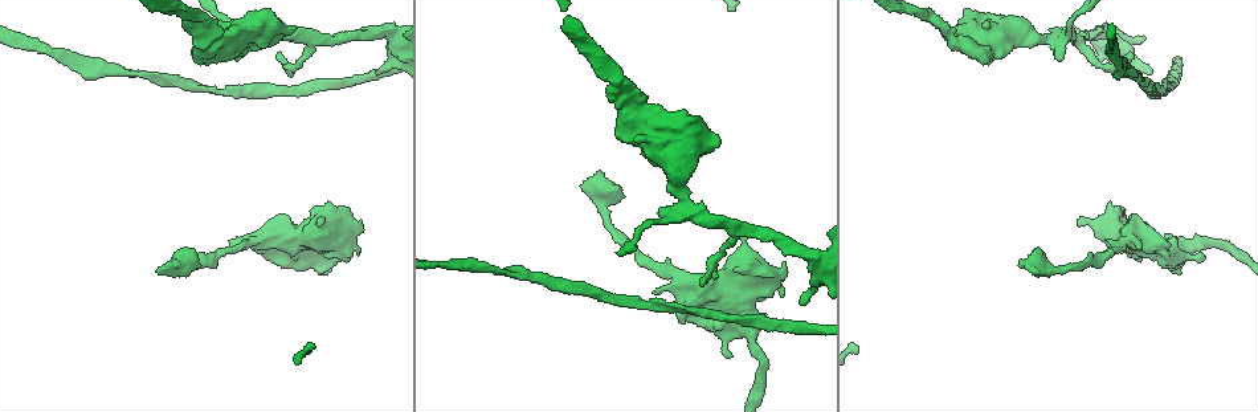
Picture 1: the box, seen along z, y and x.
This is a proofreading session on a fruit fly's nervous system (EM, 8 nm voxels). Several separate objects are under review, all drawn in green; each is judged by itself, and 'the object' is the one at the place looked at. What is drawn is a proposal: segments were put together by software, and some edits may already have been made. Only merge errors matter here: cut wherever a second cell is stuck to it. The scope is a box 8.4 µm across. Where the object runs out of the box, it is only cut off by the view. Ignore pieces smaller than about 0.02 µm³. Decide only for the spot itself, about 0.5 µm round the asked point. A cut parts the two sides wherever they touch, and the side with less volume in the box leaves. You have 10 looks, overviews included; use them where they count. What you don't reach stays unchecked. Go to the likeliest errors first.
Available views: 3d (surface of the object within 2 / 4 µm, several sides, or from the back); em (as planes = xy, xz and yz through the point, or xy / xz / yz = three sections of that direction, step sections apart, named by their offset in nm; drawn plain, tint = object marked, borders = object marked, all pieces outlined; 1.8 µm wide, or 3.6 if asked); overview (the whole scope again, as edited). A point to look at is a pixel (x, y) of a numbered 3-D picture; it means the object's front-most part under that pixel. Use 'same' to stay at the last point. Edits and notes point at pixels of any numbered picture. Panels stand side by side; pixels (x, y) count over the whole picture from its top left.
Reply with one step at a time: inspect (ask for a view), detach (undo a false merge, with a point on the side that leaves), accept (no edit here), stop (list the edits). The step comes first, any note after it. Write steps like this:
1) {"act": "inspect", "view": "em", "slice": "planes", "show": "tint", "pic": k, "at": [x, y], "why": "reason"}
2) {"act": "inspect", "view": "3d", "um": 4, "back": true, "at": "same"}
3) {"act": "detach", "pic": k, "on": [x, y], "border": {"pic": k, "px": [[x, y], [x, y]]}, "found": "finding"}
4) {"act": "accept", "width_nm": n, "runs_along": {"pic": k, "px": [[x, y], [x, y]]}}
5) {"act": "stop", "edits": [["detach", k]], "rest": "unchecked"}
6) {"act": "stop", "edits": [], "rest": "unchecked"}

{"act": "inspect", "view": "em", "um": 3.6, "slice": "planes", "show": "tint", "pic": 1, "at": [684, 208], "why": "branch point"}

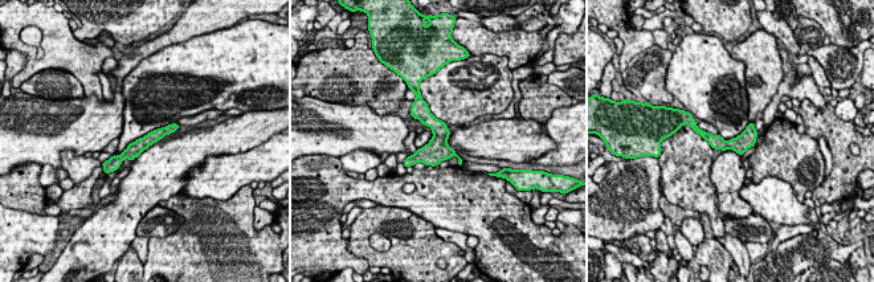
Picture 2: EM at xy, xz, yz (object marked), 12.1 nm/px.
{"act": "accept", "runs_along": {"pic": 2, "px": [[172, 127], [156, 134], [110, 164]]}, "found": "one cell here"}

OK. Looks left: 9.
{"act": "inspect", "view": "em", "slice": "xz", "step": 16, "show": "tint", "pic": 1, "at": [230, 33], "why": "touches itself"}

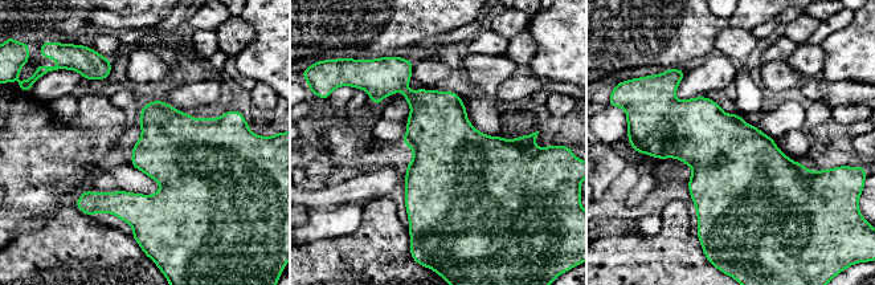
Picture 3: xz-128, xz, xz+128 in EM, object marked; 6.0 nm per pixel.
{"act": "inspect", "view": "em", "slice": "planes", "show": "tint", "at": "same", "why": "cut it another way"}

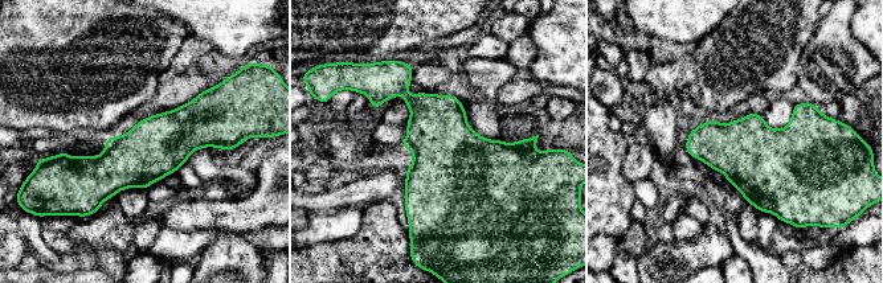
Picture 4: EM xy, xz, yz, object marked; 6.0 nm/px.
{"act": "accept", "runs_along": {"pic": 4, "px": [[221, 138], [64, 159]]}, "found": "one cell here"}

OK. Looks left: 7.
{"act": "inspect", "view": "3d", "um": 4, "pic": 1, "at": [605, 203], "why": "sudden change in width"}

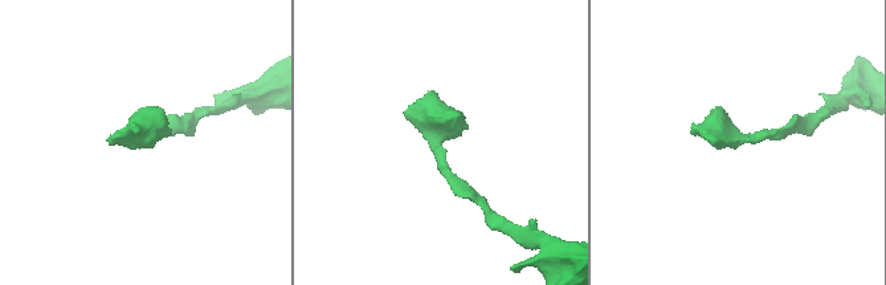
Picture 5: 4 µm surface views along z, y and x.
{"act": "inspect", "view": "em", "slice": "planes", "show": "plain", "pic": 5, "at": [444, 135]}

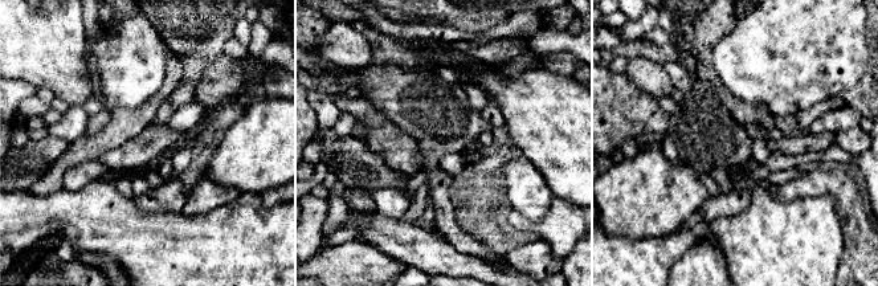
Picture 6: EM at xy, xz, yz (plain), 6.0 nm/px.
{"act": "inspect", "view": "em", "slice": "planes", "show": "borders", "at": "same"}

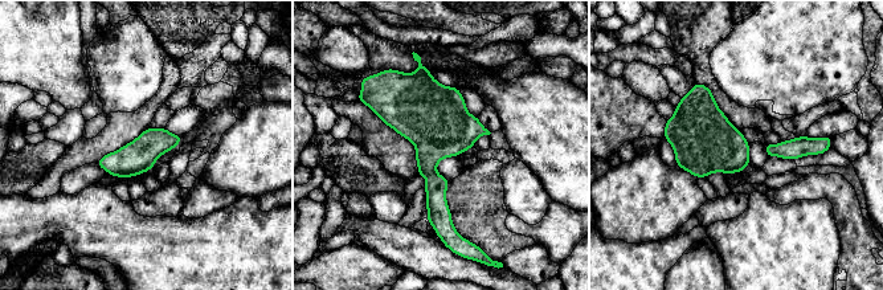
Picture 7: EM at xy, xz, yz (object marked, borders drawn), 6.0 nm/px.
{"act": "accept", "found": "all the same cell"}

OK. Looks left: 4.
{"act": "inspect", "view": "3d", "um": 4, "back": true, "pic": 1, "at": [748, 329]}

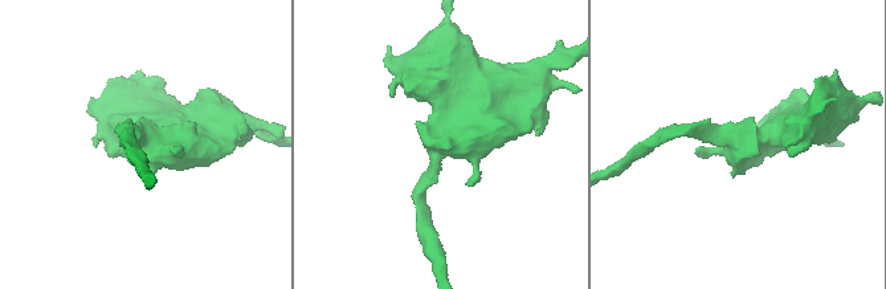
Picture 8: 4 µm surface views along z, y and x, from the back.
{"act": "inspect", "view": "em", "slice": "yz", "step": 8, "show": "tint", "pic": 8, "at": [139, 136], "arm_widths_nm": [170, 460]}

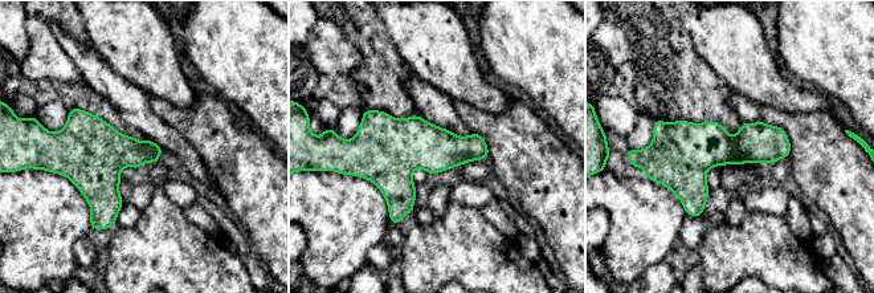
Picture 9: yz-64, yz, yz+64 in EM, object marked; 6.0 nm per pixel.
{"act": "inspect", "view": "em", "slice": "planes", "show": "tint", "at": "same", "why": "cut it another way"}

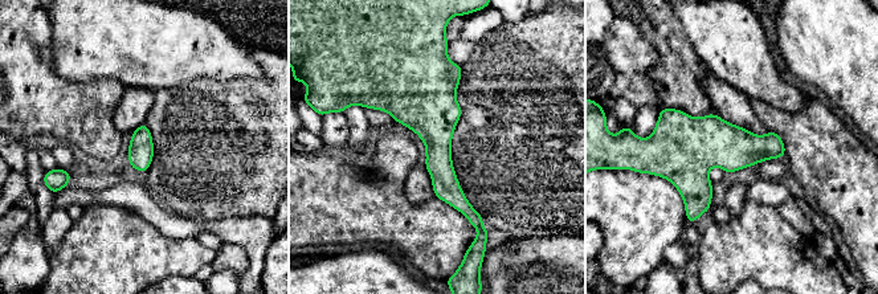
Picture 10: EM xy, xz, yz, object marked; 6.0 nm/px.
{"act": "accept", "width_nm": 160, "found": "all the same cell"}

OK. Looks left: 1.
{"act": "stop", "edits": [], "rest": "unchecked"}

